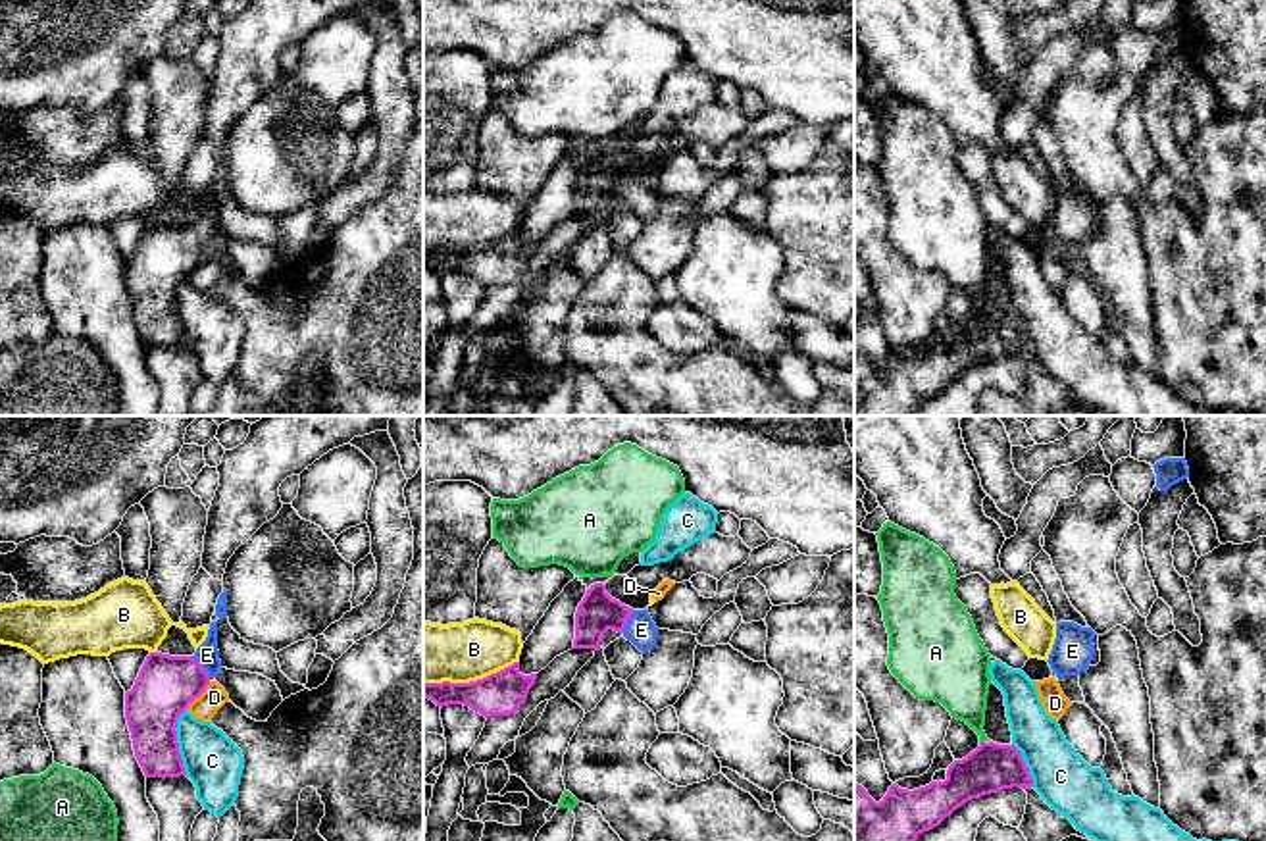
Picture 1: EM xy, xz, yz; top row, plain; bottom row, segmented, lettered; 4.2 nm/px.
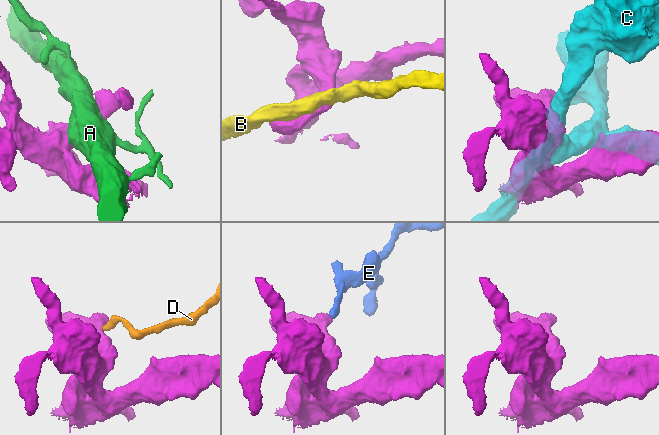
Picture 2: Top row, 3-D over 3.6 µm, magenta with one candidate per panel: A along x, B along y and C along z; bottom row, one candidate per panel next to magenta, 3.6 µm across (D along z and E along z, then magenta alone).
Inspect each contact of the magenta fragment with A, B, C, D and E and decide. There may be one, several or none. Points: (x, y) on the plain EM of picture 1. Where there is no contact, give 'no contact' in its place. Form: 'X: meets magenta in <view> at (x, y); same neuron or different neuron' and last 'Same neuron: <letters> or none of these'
A: meets magenta in yz at (982, 312); different neuron
B: meets magenta in xz at (470, 251); different neuron
C: meets magenta in xy at (176, 310); different neuron
D: meets magenta in xy at (199, 264); different neuron
E: meets magenta in xz at (628, 189); same neuron
Same neuron: E

